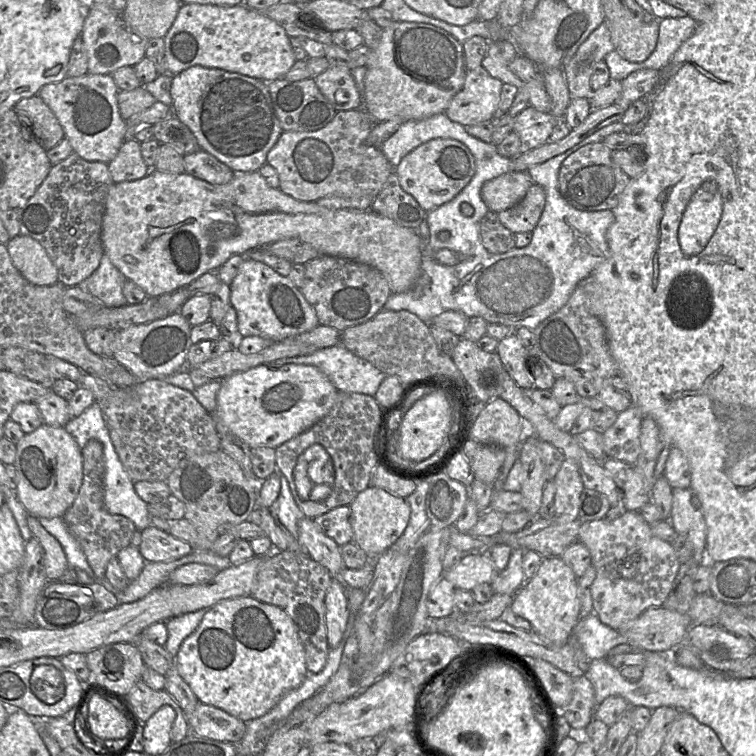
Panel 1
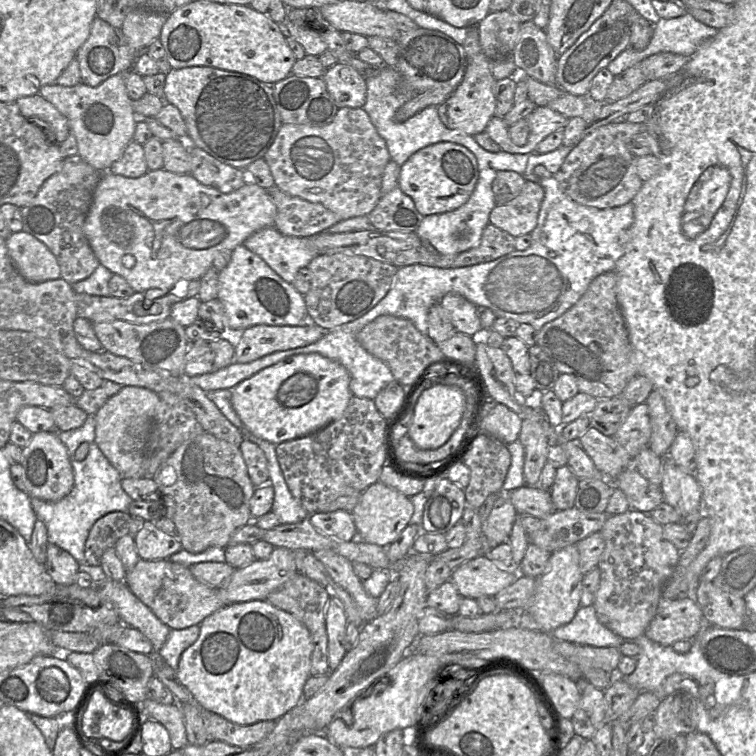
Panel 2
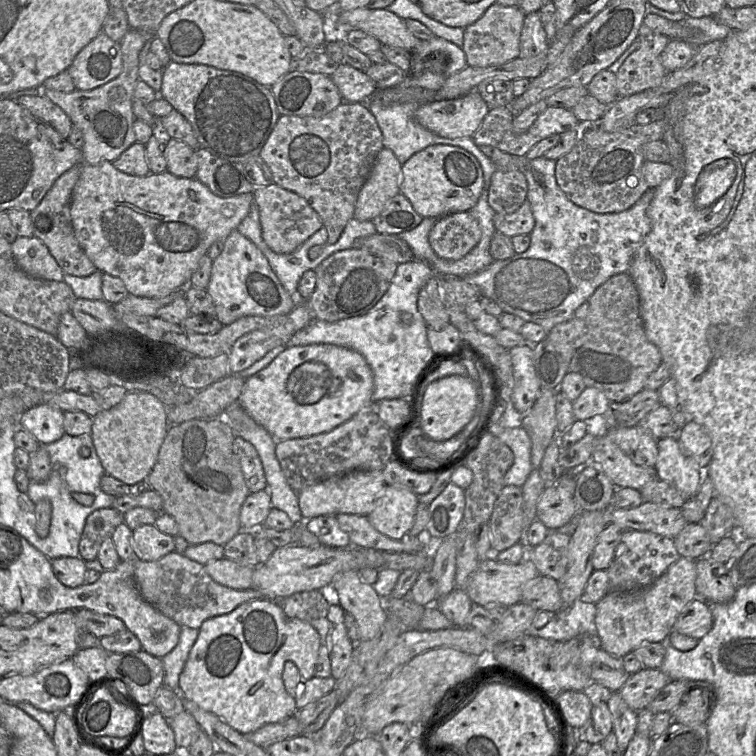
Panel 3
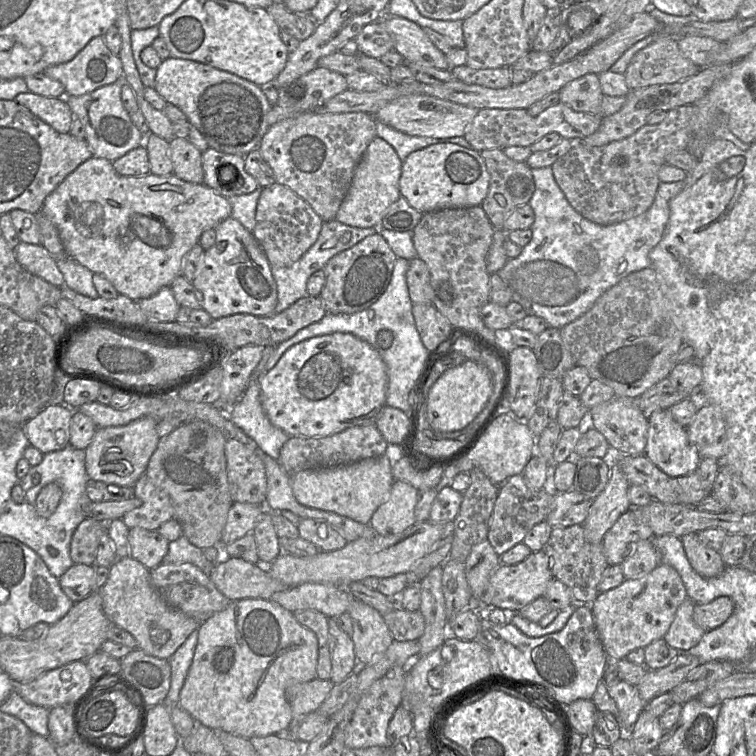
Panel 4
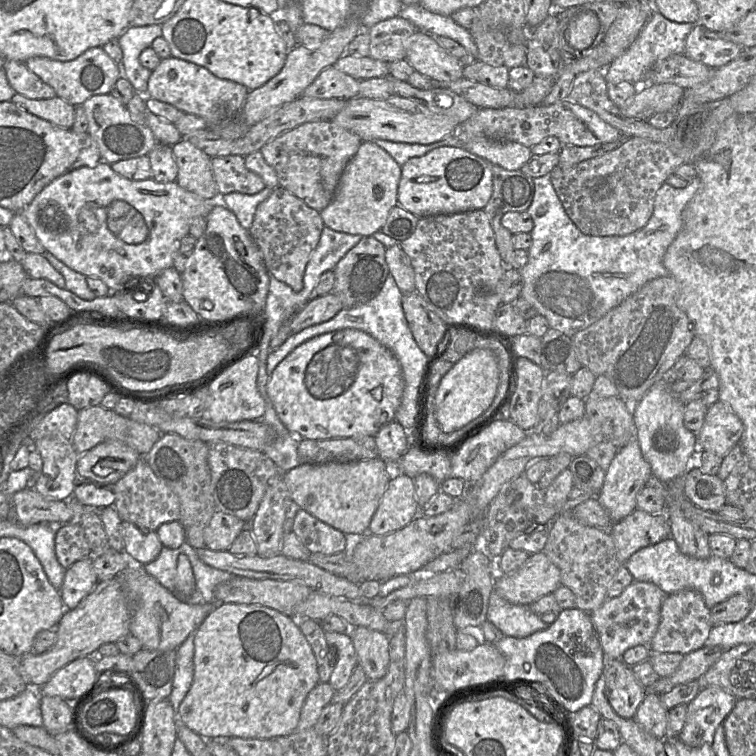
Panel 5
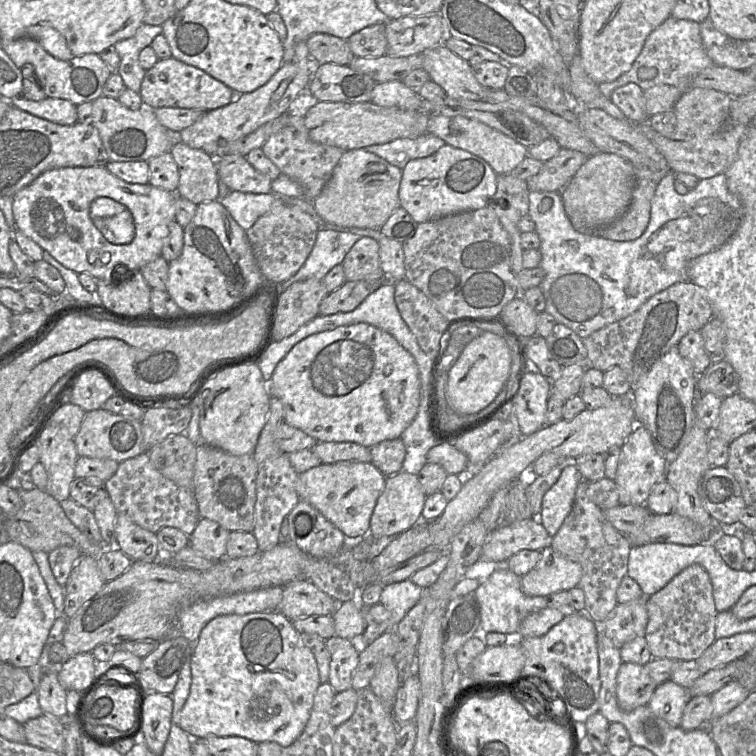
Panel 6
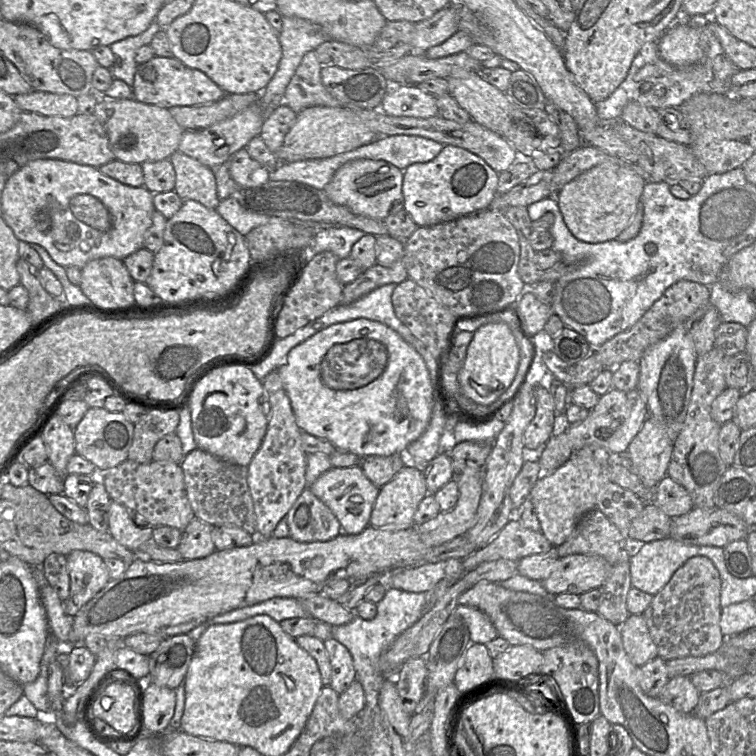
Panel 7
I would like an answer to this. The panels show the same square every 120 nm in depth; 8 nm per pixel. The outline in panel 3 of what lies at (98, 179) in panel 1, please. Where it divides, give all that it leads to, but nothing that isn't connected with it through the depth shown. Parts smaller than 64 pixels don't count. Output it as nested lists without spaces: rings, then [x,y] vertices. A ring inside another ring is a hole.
[[[81,165],[71,167],[58,177],[41,202],[29,213],[33,236],[47,246],[63,273],[78,277],[89,276],[97,270],[76,239],[70,216],[72,193],[80,176]]]

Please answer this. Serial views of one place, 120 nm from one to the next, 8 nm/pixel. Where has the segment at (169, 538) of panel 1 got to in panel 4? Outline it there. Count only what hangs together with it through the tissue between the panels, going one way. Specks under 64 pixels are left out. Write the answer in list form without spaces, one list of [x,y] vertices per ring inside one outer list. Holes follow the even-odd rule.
[[[134,527],[129,529],[128,543],[129,556],[153,569],[162,563],[170,542],[157,530]]]

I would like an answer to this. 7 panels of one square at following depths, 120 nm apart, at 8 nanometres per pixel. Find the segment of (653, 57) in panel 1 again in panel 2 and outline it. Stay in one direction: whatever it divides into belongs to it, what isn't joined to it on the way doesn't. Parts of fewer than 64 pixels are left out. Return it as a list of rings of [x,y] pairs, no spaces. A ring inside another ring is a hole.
[[[690,13],[663,19],[654,24],[654,34],[649,45],[641,52],[643,60],[660,52],[671,52],[690,58],[705,41],[718,30],[696,20]]]

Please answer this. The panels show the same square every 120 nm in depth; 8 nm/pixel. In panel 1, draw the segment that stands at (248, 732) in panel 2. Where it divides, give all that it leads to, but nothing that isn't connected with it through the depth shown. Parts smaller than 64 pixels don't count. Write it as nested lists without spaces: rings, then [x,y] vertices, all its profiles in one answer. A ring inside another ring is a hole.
[[[199,700],[186,720],[191,733],[216,741],[237,744],[246,733],[246,723]]]

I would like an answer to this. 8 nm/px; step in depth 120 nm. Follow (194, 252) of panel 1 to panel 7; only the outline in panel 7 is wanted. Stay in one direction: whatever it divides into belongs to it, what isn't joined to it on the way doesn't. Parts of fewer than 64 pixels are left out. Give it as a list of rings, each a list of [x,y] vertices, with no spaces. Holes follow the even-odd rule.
[[[39,159],[29,162],[6,179],[6,183],[1,196],[2,218],[12,229],[14,235],[19,241],[40,245],[49,253],[50,257],[58,265],[64,268],[72,266],[82,269],[85,264],[91,260],[104,257],[115,257],[117,259],[123,260],[128,255],[144,247],[144,234],[146,230],[151,226],[152,215],[156,210],[153,202],[153,197],[154,194],[147,188],[136,188],[125,185],[118,180],[103,174],[96,167],[81,165],[58,159]]]

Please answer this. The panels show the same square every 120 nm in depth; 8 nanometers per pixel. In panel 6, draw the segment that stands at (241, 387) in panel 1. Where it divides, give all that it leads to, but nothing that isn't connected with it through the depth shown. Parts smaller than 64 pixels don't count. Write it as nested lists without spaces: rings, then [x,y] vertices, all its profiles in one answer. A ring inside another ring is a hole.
[[[367,323],[340,326],[304,338],[277,364],[268,384],[270,397],[276,396],[283,405],[284,422],[302,430],[318,442],[355,442],[371,448],[384,440],[400,438],[415,418],[420,404],[419,370],[414,357],[392,335]]]

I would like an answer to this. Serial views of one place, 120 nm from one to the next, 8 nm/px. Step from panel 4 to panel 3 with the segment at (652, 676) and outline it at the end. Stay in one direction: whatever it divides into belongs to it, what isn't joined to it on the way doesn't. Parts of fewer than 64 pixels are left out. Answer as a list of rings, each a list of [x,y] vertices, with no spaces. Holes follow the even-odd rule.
[[[643,667],[630,675],[618,693],[631,709],[640,711],[671,681],[660,669]]]

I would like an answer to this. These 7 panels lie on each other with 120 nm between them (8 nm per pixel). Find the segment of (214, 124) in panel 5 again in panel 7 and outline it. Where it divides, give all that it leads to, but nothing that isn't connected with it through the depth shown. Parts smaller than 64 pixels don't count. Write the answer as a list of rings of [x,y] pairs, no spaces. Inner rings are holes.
[[[158,56],[138,65],[132,90],[133,98],[137,101],[166,109],[213,104],[226,95],[226,92],[202,71],[187,67],[175,57]]]

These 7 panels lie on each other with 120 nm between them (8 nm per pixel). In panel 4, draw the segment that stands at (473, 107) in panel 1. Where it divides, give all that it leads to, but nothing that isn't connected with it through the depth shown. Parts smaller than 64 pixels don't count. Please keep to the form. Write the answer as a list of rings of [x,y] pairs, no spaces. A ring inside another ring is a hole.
[[[406,95],[389,102],[373,116],[376,121],[410,136],[450,138],[463,136],[477,114],[477,111],[475,108],[432,96]]]

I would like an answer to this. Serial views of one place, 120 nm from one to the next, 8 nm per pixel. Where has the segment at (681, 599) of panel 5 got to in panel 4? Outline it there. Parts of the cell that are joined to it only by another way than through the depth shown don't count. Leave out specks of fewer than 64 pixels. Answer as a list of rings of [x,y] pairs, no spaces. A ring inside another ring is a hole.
[[[689,598],[685,600],[678,607],[675,618],[663,637],[671,647],[680,652],[688,651],[697,646],[706,633],[694,621],[694,608],[695,602]]]

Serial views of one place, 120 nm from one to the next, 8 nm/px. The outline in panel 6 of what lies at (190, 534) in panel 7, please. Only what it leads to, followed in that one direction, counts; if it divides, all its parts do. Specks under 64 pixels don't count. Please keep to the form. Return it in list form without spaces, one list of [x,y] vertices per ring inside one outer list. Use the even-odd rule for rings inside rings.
[[[201,518],[189,536],[189,546],[202,557],[217,562],[226,557],[229,533],[217,522]]]

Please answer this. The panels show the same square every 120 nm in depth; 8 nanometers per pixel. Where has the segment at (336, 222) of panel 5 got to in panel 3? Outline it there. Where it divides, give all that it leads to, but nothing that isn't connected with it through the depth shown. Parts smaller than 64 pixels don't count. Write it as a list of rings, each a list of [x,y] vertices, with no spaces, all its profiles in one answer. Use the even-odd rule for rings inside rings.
[[[383,147],[359,192],[354,210],[355,219],[372,221],[387,203],[400,193],[401,170],[402,164],[395,154]]]

